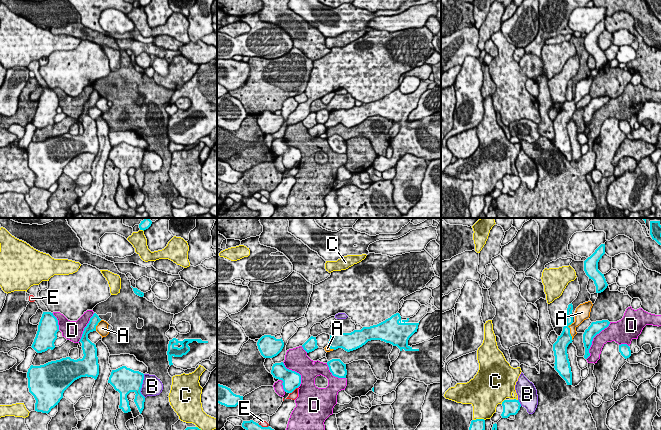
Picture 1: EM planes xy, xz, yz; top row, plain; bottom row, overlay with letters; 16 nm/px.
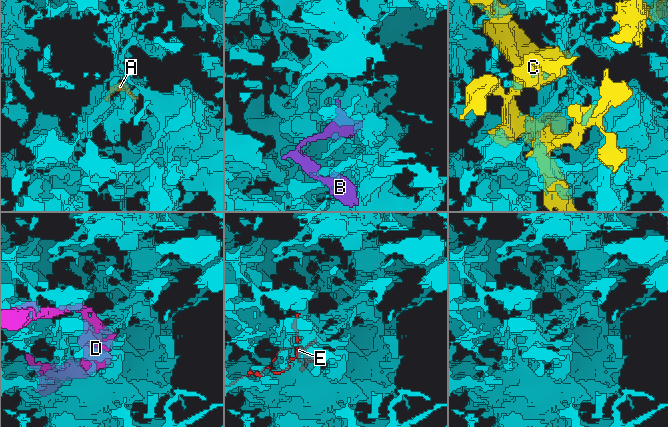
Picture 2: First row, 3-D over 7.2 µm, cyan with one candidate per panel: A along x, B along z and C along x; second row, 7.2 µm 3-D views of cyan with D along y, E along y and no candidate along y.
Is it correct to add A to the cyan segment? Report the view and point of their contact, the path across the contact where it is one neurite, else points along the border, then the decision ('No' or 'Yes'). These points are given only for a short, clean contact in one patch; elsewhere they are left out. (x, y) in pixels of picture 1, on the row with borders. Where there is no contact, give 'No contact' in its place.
Touches cyan at yz (569, 331). Path across: yz (565, 338), (569, 331), (579, 319). Yes

